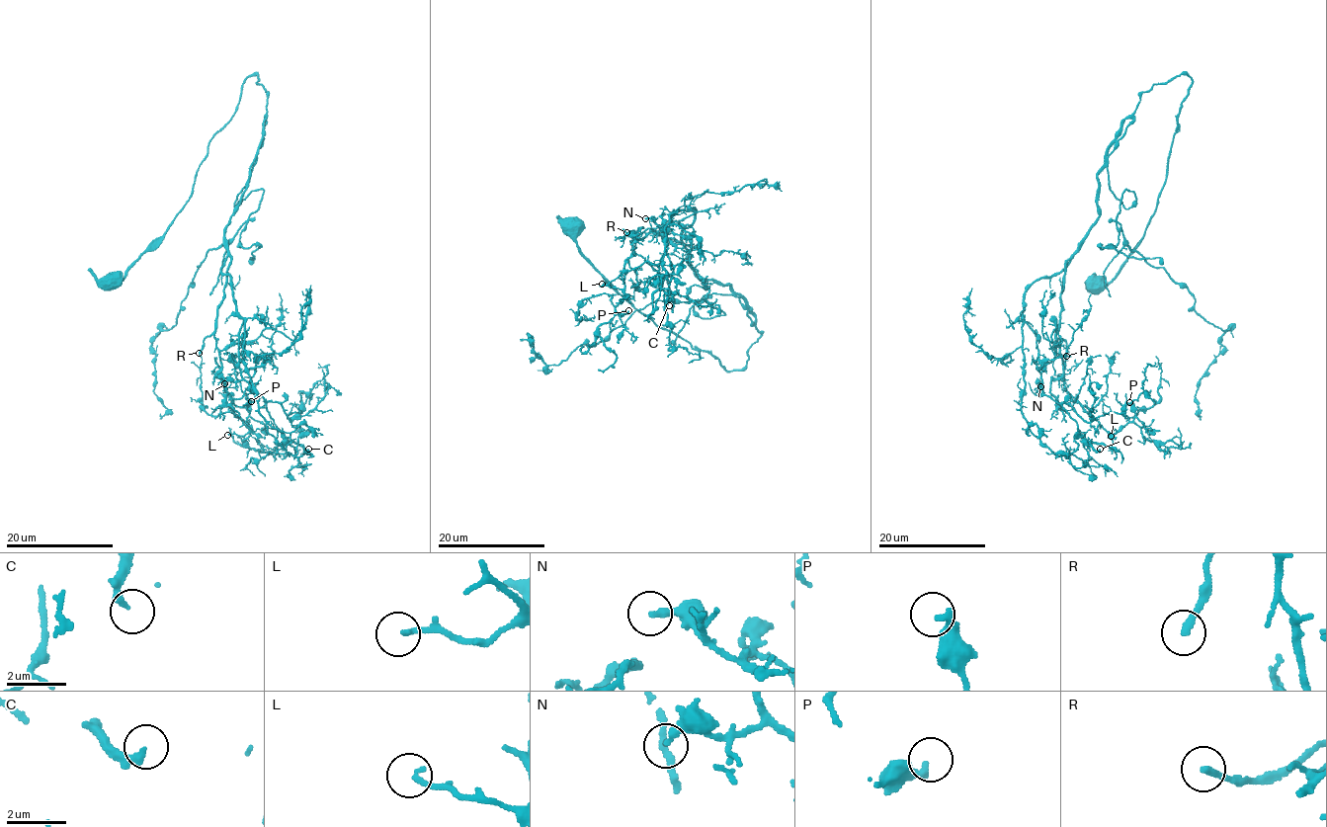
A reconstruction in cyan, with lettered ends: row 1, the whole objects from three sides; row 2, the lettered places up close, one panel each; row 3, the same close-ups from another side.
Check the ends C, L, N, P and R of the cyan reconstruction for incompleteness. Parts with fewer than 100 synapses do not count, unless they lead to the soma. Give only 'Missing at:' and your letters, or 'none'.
Missing at: R

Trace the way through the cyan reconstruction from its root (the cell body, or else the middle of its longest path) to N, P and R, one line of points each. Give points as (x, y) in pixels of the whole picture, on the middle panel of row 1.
N: (571, 228), (637, 309), (741, 371), (760, 333), (729, 284), (688, 261), (695, 209), (645, 218)
P: (571, 228), (605, 282), (726, 371), (760, 333), (652, 230), (625, 261), (628, 310)
R: (571, 228), (582, 256), (637, 309), (741, 371), (760, 333), (729, 284), (697, 277), (689, 246), (626, 232)

